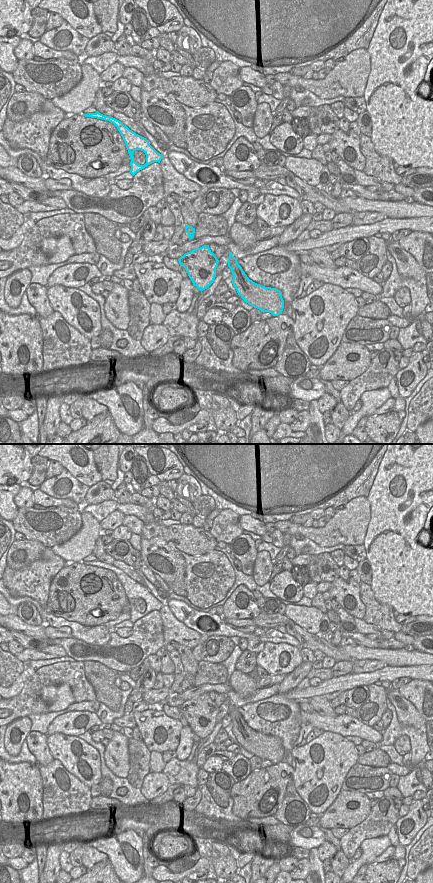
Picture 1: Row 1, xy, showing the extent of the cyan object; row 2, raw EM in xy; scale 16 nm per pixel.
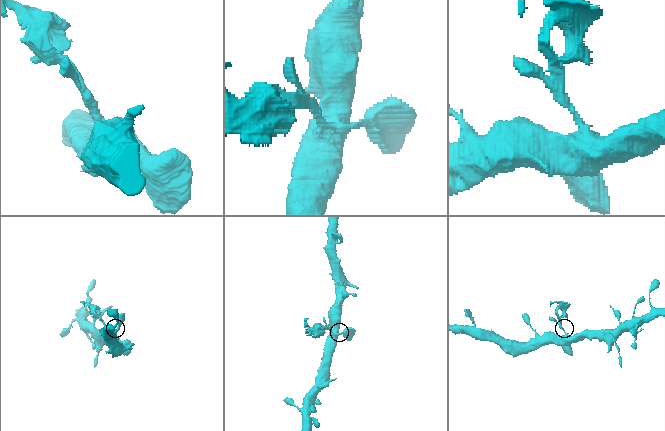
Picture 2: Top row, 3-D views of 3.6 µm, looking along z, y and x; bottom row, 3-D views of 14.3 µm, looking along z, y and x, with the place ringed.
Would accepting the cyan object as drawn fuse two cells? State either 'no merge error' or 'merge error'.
merge error

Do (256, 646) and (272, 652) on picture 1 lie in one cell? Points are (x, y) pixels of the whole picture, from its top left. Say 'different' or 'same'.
different

